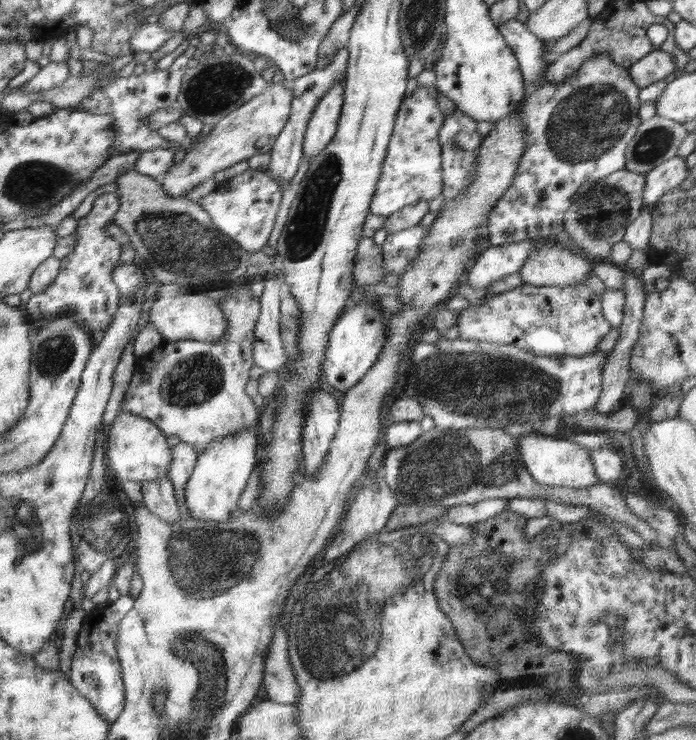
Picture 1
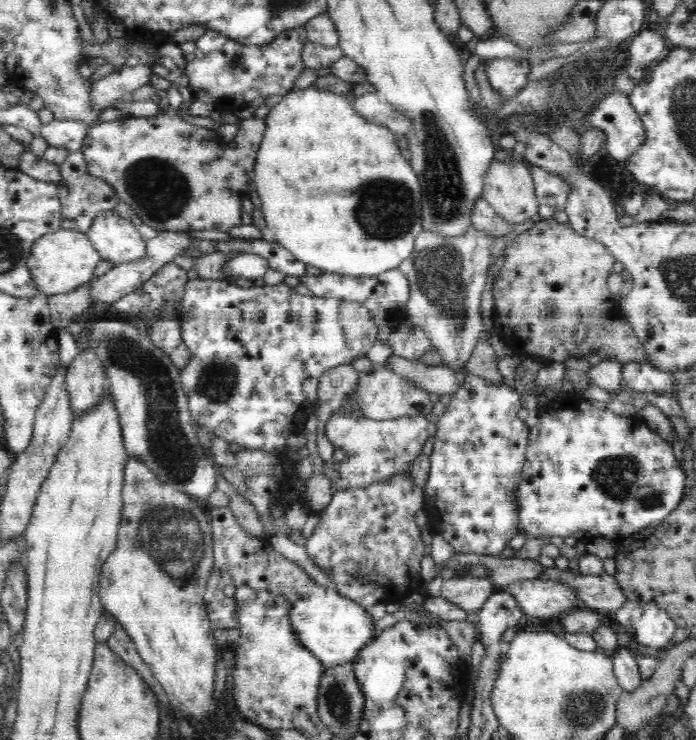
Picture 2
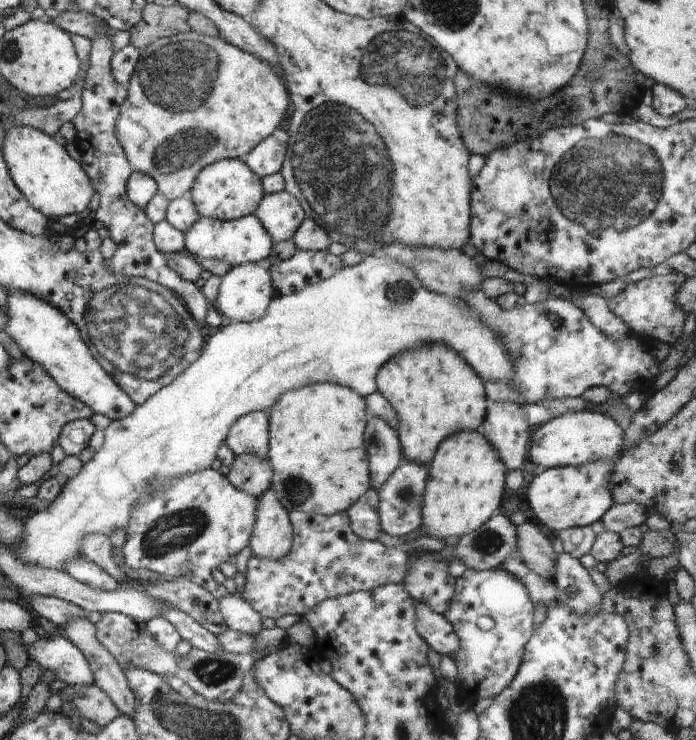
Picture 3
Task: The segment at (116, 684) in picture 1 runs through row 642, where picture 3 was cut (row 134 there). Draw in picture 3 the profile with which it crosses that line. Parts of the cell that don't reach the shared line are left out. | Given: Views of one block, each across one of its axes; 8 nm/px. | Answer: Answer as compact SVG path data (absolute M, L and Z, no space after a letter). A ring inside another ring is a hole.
M99 24L97 37L91 41L89 67L81 92L83 103L72 122L77 132L75 142L82 156L83 169L90 177L95 192L98 192L98 200L100 200L99 208L95 211L97 224L108 228L110 238L118 246L112 258L104 260L103 264L106 270L112 270L114 274L142 276L166 288L171 288L199 324L205 321L211 304L206 300L202 291L196 287L196 283L184 280L169 267L168 258L154 244L153 222L146 216L145 210L136 206L127 195L127 180L133 170L124 154L124 149L118 142L115 131L115 122L120 112L120 105L126 98L127 87L122 86L113 77L111 71L111 58L114 51L110 39L113 32L114 30L110 30L106 24Z

